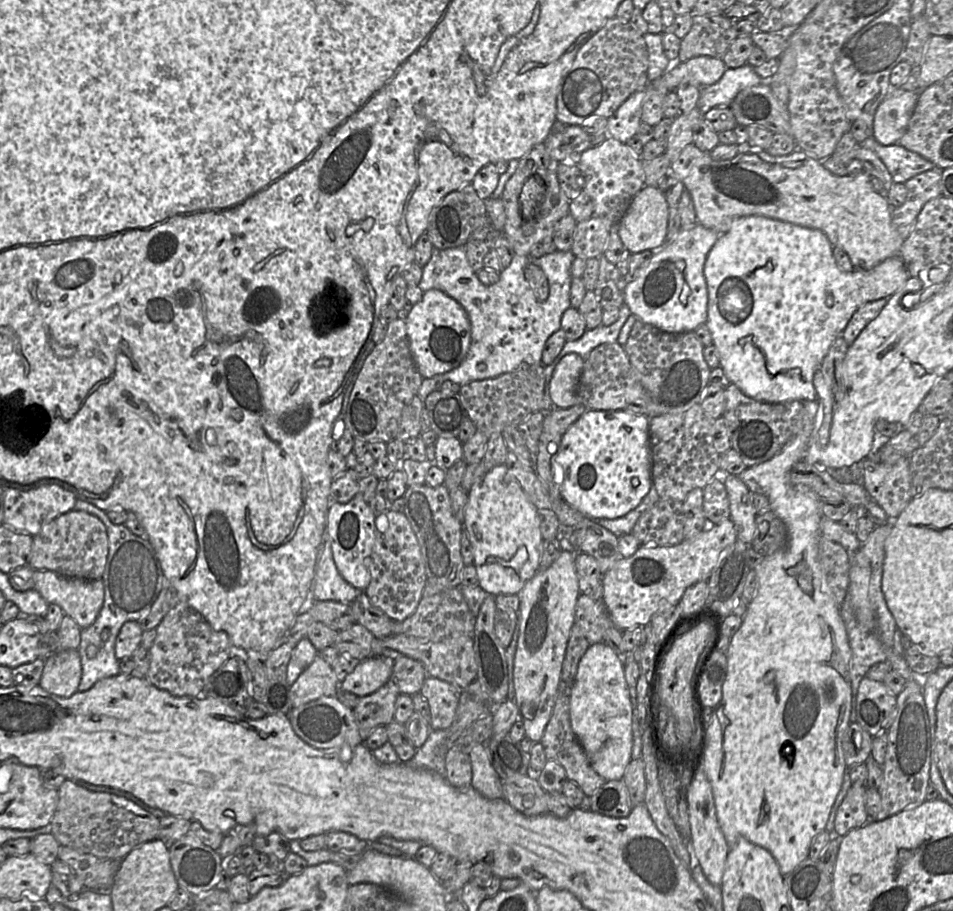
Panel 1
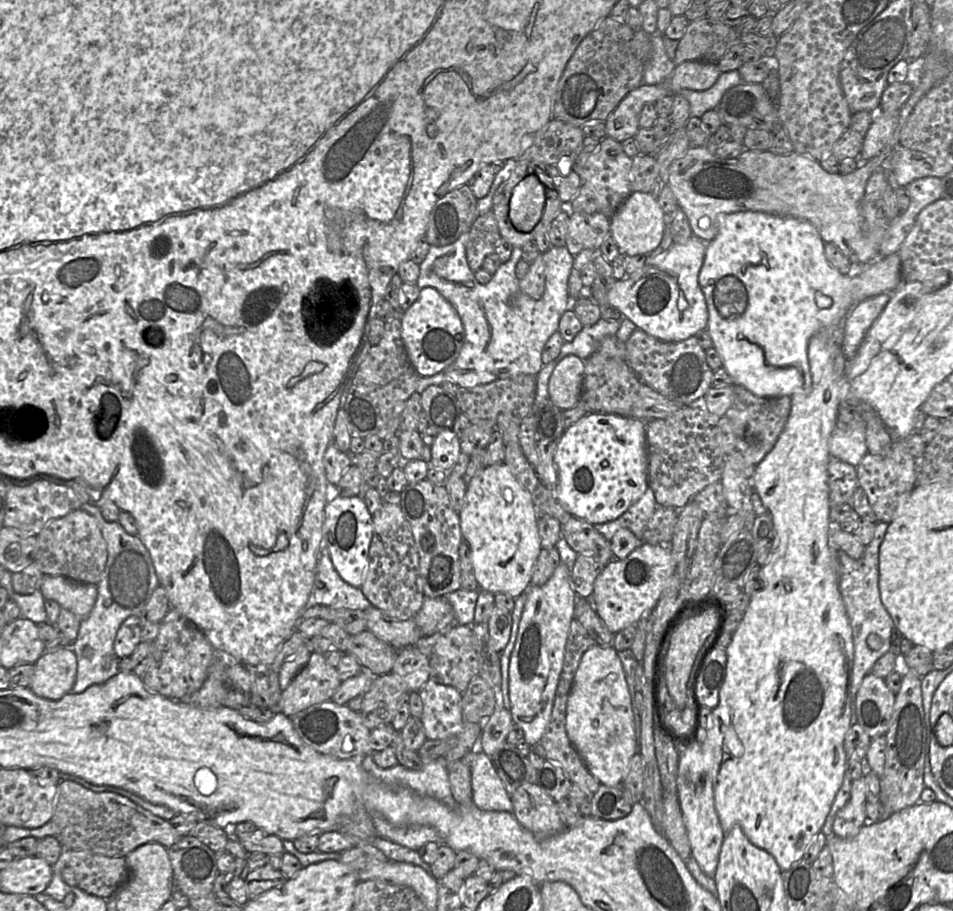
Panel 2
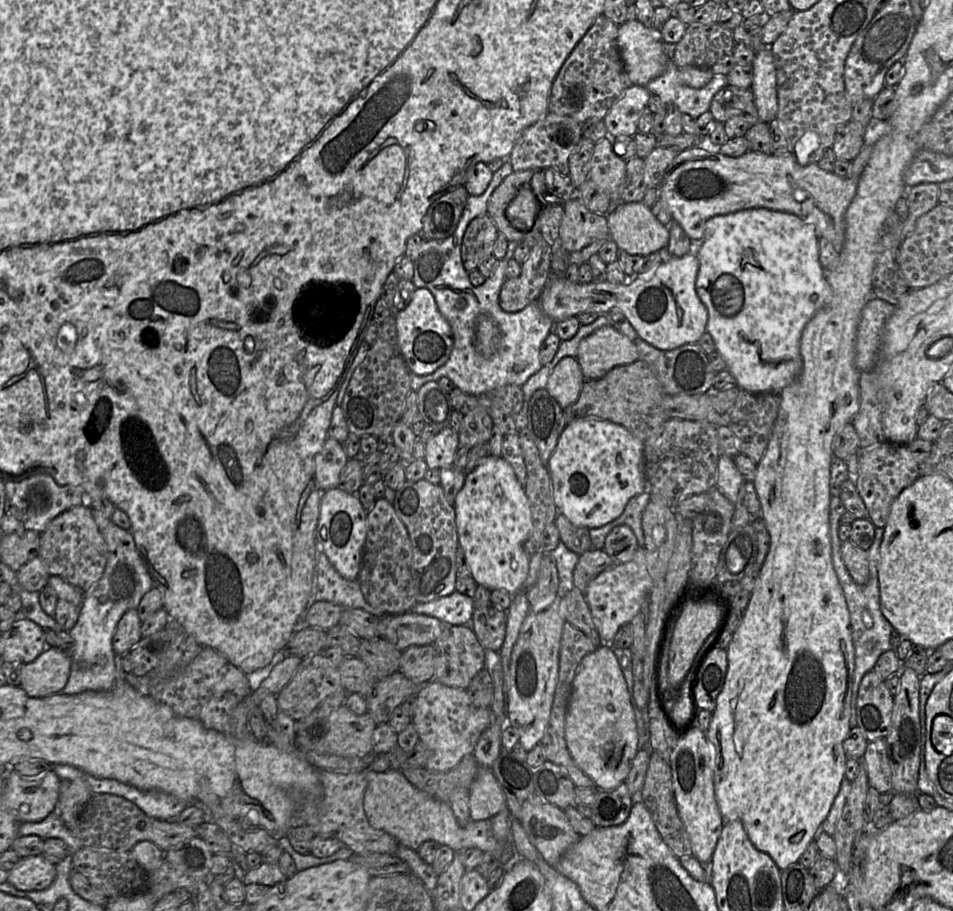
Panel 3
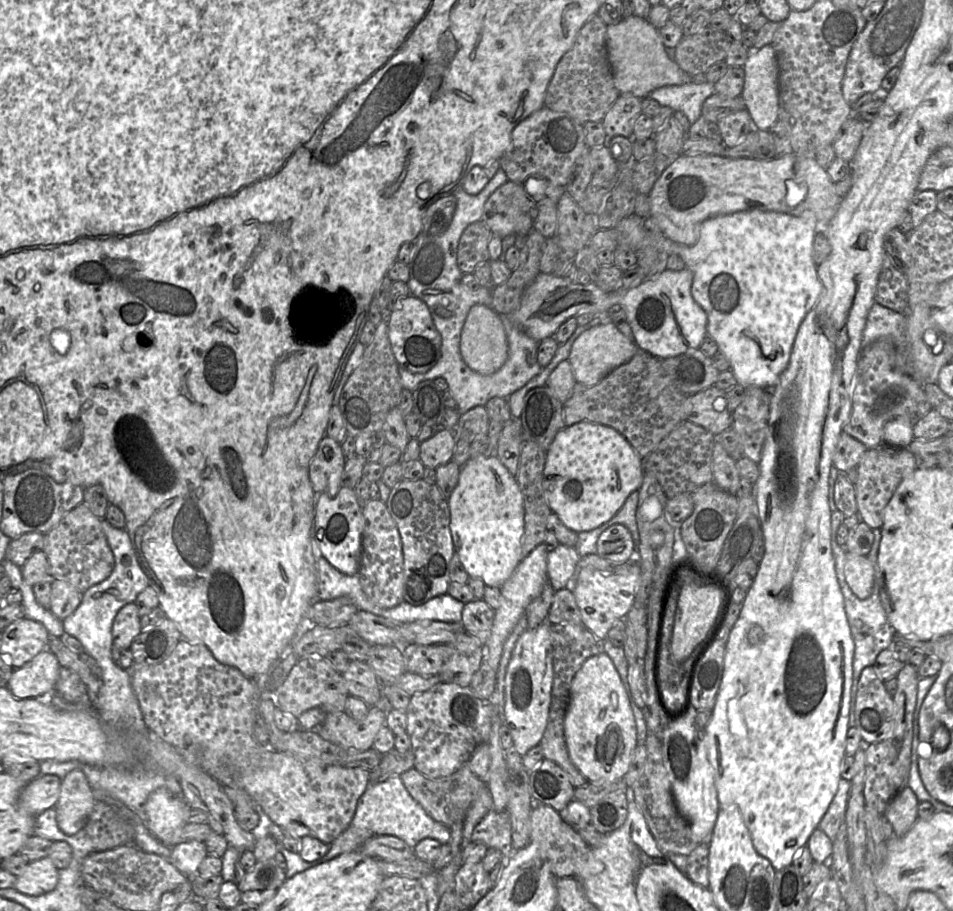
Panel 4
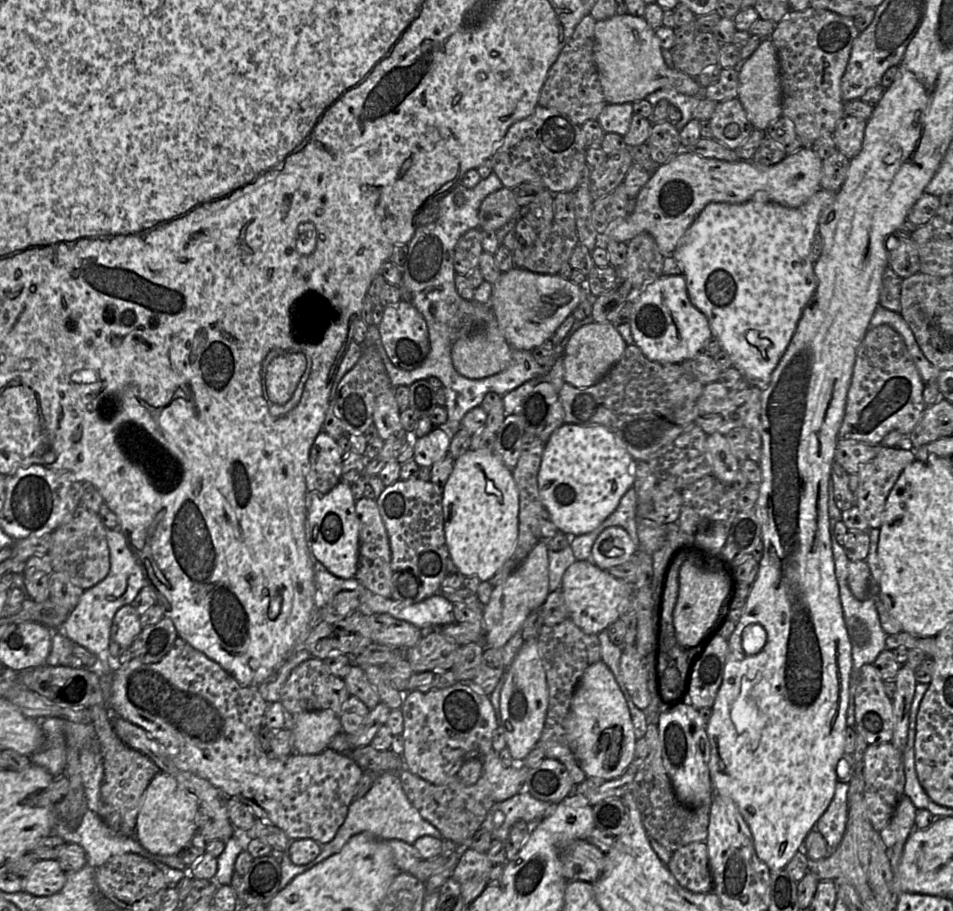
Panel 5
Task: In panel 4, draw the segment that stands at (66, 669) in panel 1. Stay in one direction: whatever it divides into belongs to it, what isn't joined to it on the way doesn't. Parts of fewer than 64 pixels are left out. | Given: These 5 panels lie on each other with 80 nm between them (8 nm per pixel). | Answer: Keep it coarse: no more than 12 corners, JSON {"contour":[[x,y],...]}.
{"contour":[[45,649],[14,669],[6,686],[19,699],[55,693],[60,669]]}

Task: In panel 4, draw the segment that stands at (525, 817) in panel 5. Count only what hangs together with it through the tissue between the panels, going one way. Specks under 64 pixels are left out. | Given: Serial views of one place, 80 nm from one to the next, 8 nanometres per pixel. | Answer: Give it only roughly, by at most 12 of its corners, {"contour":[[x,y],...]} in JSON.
{"contour":[[492,809],[474,828],[471,841],[514,854],[507,810]]}

